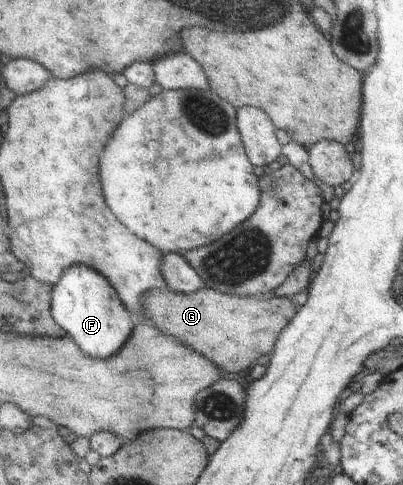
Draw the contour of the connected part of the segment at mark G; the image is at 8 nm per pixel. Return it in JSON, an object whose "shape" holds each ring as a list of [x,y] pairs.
{"shape":[[[169,288],[149,292],[149,296],[145,296],[145,308],[149,318],[155,316],[155,326],[161,332],[171,332],[181,342],[189,344],[193,350],[213,360],[227,374],[247,370],[263,354],[271,352],[273,344],[277,342],[277,336],[295,314],[295,306],[287,298],[279,298],[279,296],[241,298],[241,296],[225,296],[221,292],[213,292],[205,288],[189,296],[177,294]]]}

